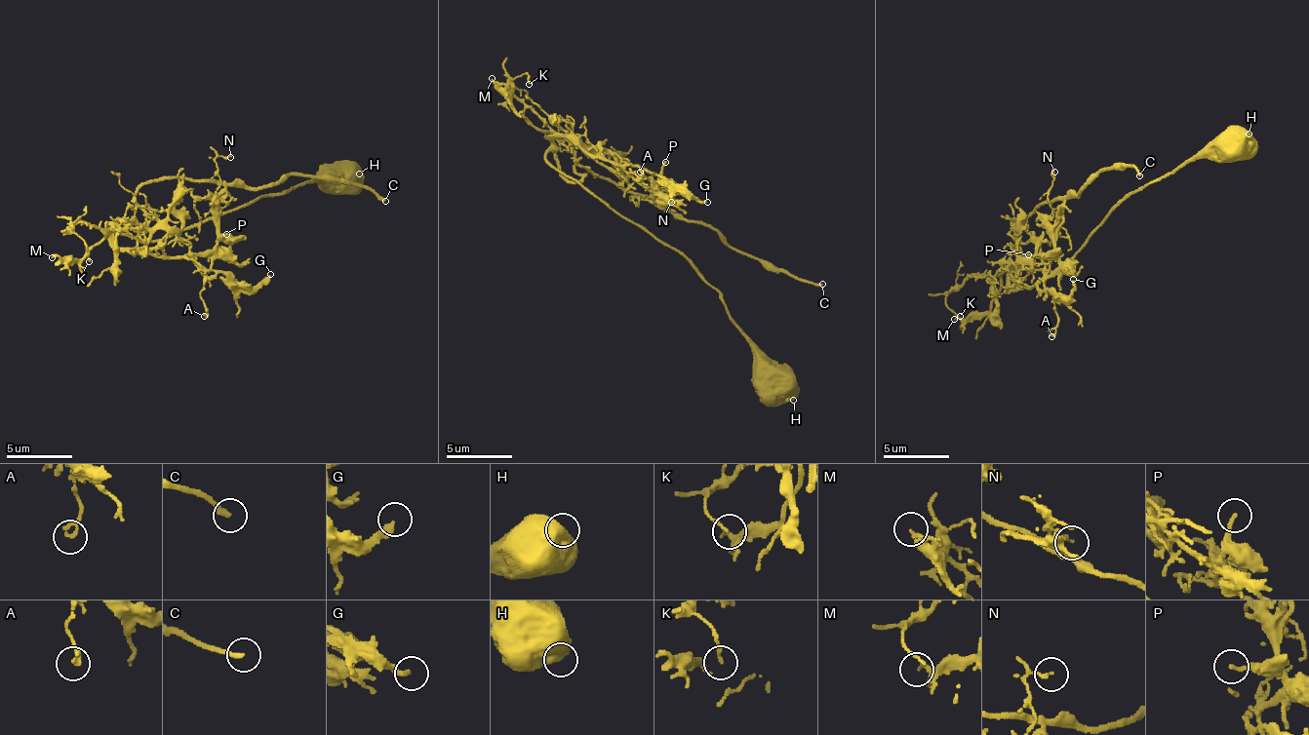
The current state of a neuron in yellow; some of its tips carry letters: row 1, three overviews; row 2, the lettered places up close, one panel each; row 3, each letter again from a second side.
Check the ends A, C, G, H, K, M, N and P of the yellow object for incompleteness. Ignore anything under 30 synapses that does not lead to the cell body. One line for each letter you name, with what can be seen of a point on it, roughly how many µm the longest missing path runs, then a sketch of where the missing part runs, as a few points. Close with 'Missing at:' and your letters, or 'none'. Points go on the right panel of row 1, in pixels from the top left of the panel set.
C: at (1139, 175); about 25 µm are missing
Missing at: C

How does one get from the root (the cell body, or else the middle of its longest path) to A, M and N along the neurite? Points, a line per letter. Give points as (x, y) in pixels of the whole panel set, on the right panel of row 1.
A: (1047, 261), (1034, 258), (1020, 271), (1020, 283), (1036, 283), (1051, 297), (1058, 317), (1051, 336)
M: (1047, 261), (1041, 258), (1021, 262), (1002, 285), (989, 311), (967, 314), (954, 319)
N: (1047, 261), (1027, 218), (1040, 204), (1058, 198), (1061, 203), (1054, 210), (1048, 200), (1054, 172)

